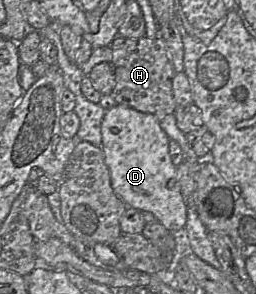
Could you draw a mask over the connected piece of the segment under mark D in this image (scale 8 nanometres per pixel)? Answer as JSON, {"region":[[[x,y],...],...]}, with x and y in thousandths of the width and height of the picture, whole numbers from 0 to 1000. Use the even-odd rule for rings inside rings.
{"region":[[[484,357],[414,378],[395,415],[398,514],[430,585],[445,656],[496,704],[594,724],[613,752],[660,786],[707,782],[730,752],[734,701],[688,619],[688,565],[660,524],[664,473],[625,429],[625,408],[586,384],[559,384]]]}

